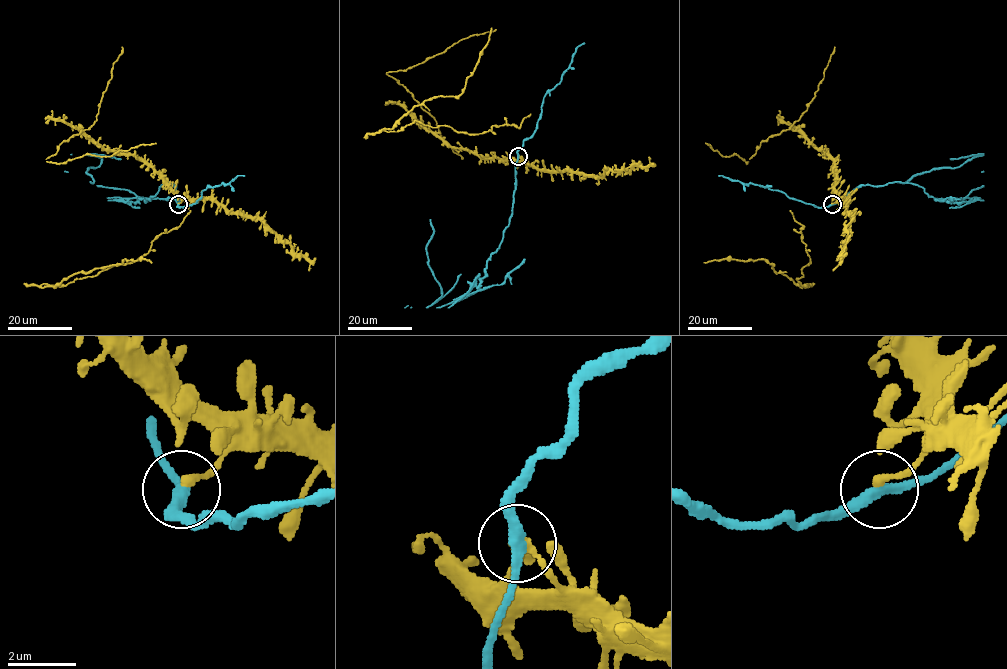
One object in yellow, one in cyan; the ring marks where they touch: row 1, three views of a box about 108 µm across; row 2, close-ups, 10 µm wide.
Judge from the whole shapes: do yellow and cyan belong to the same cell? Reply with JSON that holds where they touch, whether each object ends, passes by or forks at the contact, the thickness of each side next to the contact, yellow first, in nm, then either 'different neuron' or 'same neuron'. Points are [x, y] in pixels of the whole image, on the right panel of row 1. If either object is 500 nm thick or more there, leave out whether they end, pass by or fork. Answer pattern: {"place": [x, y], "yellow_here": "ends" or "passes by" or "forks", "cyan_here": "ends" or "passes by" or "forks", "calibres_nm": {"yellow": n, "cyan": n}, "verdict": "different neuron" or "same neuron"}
{"place": [832, 204], "yellow_here": "ends", "cyan_here": "passes by", "calibres_nm": {"yellow": 240, "cyan": 320}, "verdict": "different neuron"}

